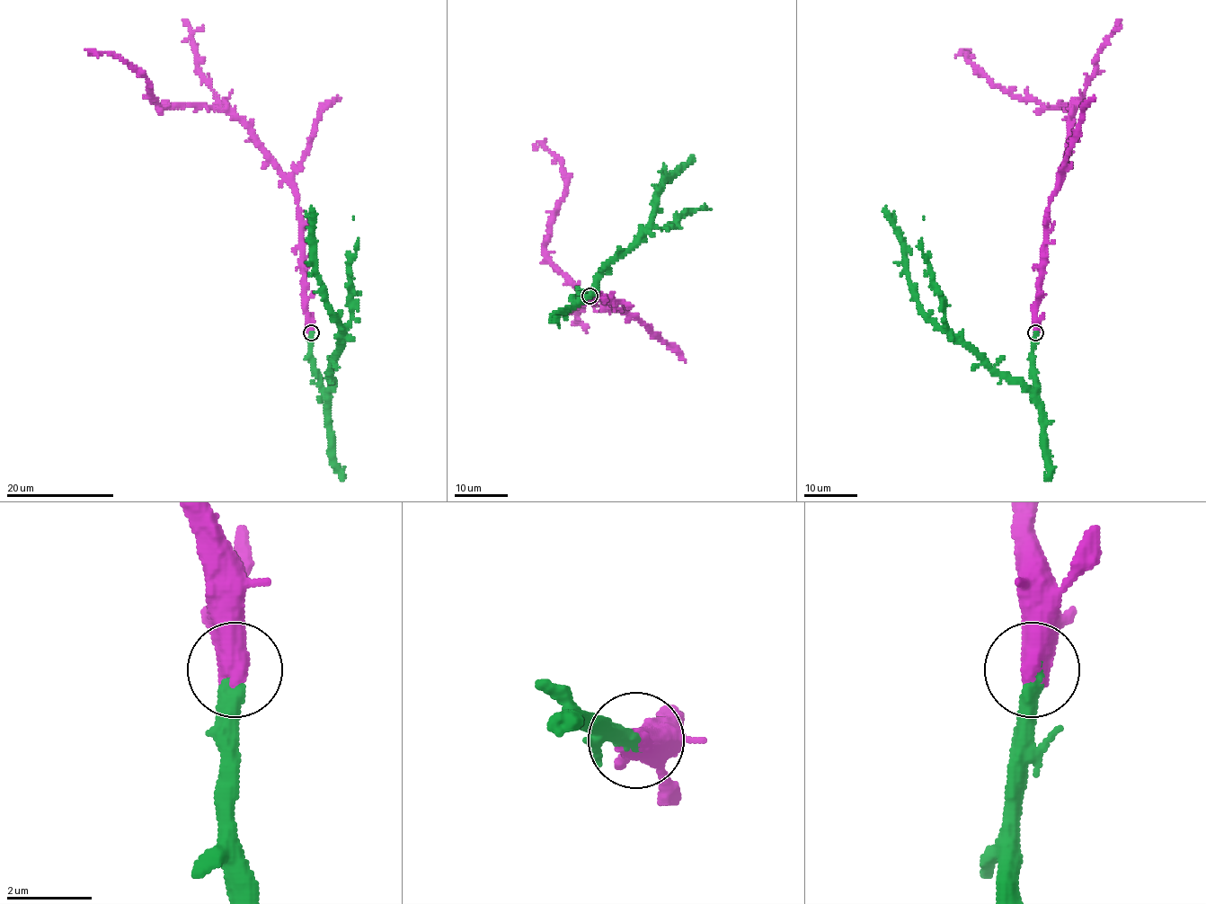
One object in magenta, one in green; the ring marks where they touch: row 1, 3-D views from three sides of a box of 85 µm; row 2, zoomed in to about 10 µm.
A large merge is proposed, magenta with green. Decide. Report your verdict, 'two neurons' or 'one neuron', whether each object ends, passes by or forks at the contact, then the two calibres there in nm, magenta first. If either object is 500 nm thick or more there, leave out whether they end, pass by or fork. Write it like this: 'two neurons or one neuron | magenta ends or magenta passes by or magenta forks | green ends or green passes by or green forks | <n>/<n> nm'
one neuron | 650/380 nm

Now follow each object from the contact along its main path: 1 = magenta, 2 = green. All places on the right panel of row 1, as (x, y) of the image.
1: (1035, 332), (1045, 217), (1062, 170), (1073, 108), (1041, 107), (1013, 97), (969, 64), (962, 50), (969, 54)
2: (1035, 332), (1036, 388), (1031, 389), (1007, 380), (942, 332), (922, 310), (908, 280), (902, 240), (886, 206)

